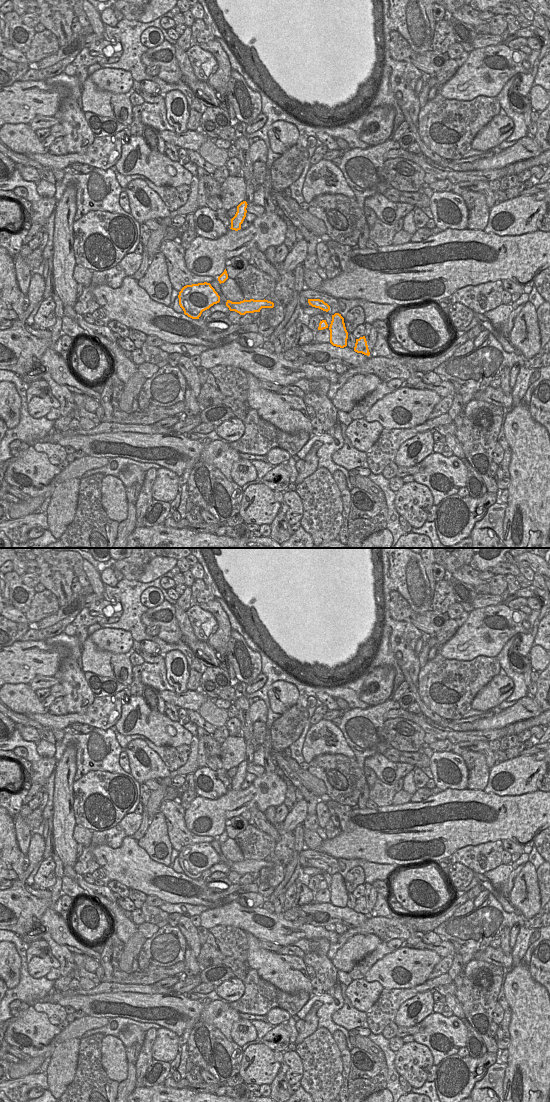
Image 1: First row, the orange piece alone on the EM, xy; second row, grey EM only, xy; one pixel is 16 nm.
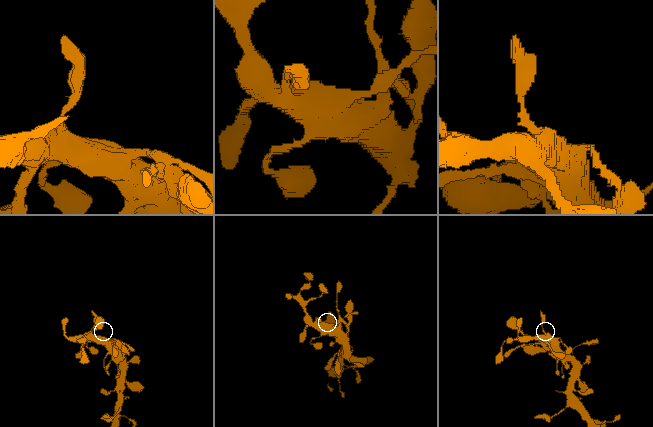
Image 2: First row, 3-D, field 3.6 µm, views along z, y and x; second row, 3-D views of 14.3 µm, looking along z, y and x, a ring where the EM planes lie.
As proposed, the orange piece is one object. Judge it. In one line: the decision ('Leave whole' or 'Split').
Leave whole

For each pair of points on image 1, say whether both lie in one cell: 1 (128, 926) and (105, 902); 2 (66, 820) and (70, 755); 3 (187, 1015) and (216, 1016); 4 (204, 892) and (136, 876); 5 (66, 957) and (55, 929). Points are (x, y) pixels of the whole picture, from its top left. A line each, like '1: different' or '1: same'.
1: same
2: same
3: same
4: same
5: different

